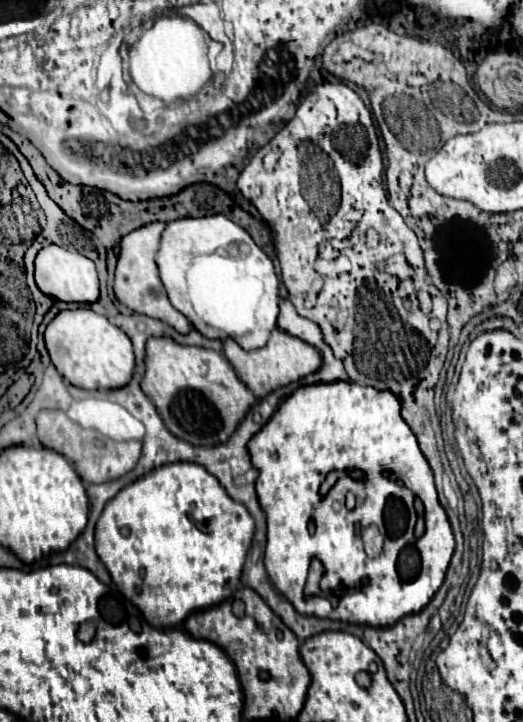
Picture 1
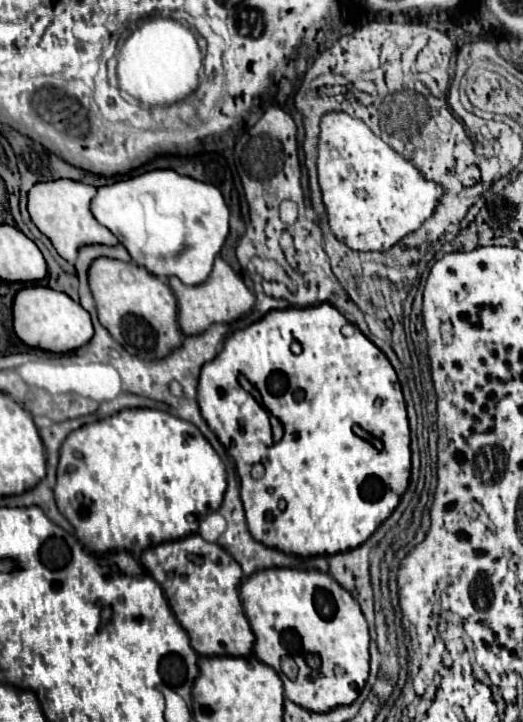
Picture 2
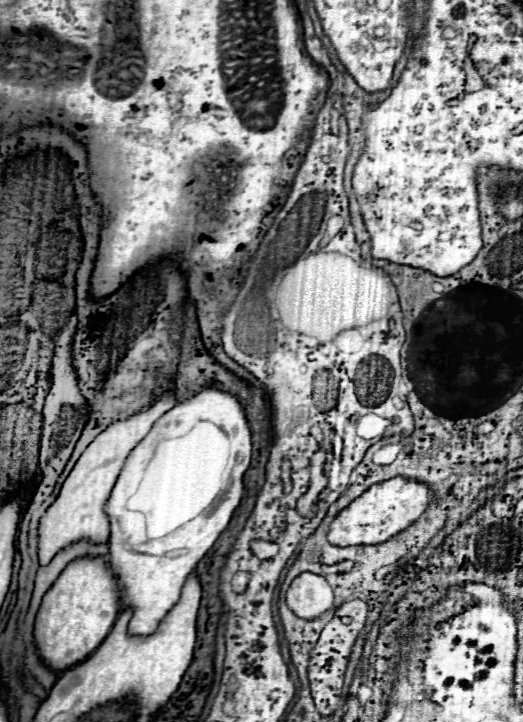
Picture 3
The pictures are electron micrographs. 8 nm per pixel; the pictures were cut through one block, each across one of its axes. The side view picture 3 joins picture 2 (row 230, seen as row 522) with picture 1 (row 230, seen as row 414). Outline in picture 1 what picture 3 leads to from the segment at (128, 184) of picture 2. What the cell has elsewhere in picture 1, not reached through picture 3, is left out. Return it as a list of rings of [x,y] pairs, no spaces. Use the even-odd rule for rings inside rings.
[[[222,214],[166,224],[156,266],[168,298],[208,338],[234,338],[244,350],[262,348],[278,318],[278,278],[272,260],[250,234]]]

